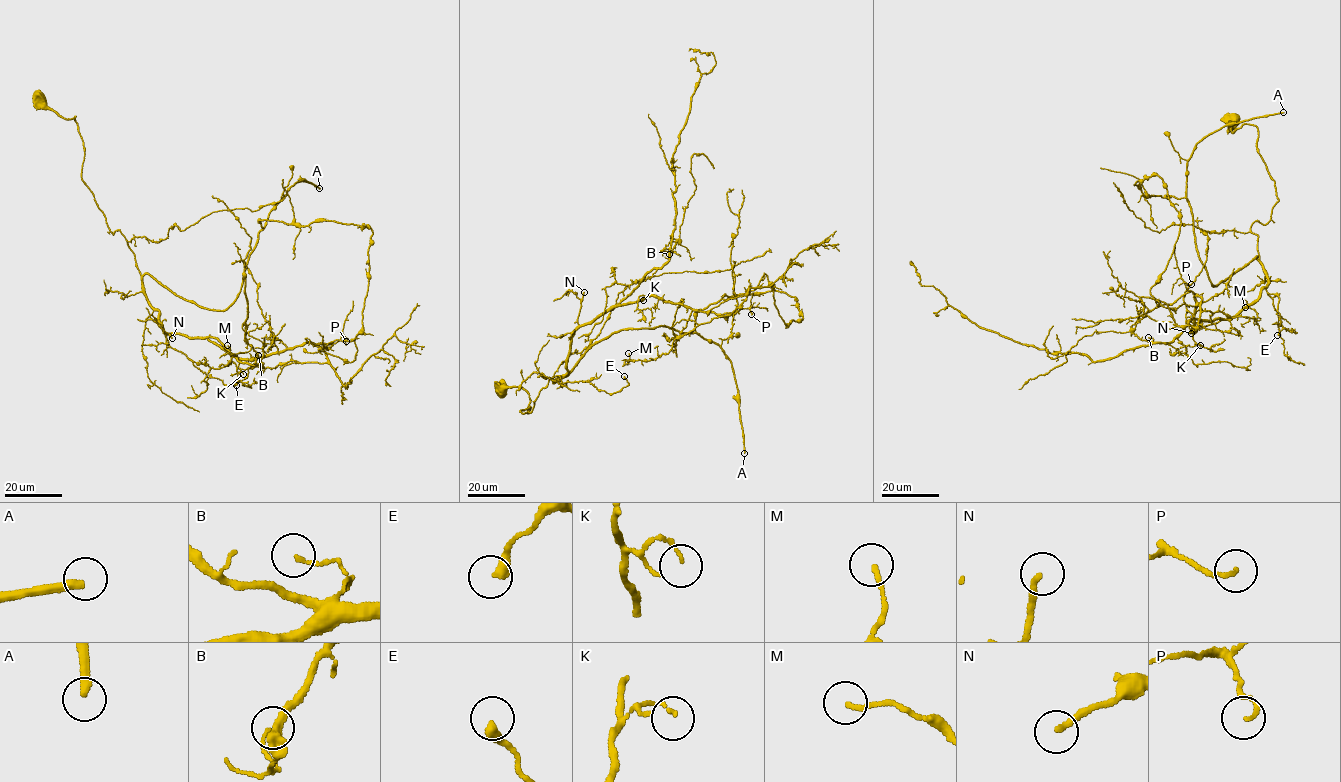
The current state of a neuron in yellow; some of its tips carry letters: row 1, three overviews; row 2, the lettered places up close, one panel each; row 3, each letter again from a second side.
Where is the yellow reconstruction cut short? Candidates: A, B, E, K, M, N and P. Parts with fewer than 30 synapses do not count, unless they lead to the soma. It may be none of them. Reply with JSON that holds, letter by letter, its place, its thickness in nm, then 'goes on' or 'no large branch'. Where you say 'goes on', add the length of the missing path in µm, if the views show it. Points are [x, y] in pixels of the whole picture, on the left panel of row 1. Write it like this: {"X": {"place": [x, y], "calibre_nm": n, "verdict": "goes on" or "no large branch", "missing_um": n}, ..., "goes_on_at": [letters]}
{"A": {"place": [319, 188], "calibre_nm": 300, "verdict": "goes on", "missing_um": 300}, "B": {"place": [258, 355], "calibre_nm": 130, "verdict": "no large branch"}, "E": {"place": [236, 385], "calibre_nm": 360, "verdict": "no large branch"}, "K": {"place": [243, 374], "calibre_nm": 90, "verdict": "no large branch"}, "M": {"place": [227, 345], "calibre_nm": 150, "verdict": "no large branch"}, "N": {"place": [172, 338], "calibre_nm": 200, "verdict": "goes on", "missing_um": 35}, "P": {"place": [346, 341], "calibre_nm": 130, "verdict": "no large branch"}, "goes_on_at": ["A", "N"]}

